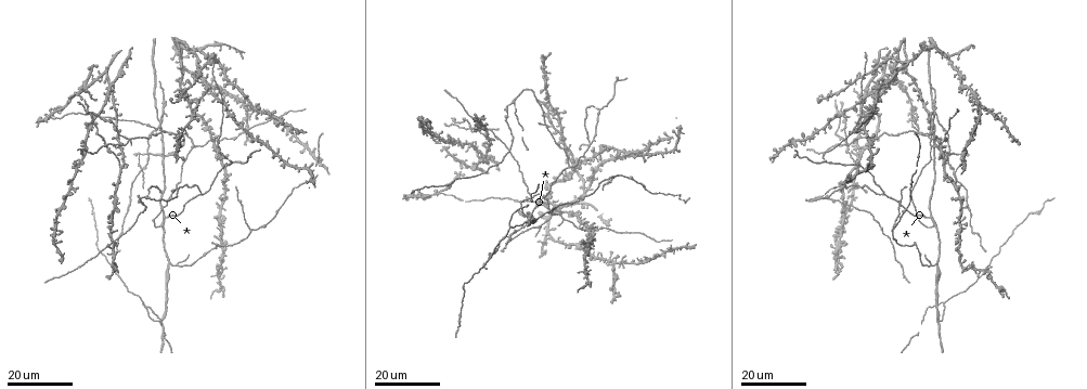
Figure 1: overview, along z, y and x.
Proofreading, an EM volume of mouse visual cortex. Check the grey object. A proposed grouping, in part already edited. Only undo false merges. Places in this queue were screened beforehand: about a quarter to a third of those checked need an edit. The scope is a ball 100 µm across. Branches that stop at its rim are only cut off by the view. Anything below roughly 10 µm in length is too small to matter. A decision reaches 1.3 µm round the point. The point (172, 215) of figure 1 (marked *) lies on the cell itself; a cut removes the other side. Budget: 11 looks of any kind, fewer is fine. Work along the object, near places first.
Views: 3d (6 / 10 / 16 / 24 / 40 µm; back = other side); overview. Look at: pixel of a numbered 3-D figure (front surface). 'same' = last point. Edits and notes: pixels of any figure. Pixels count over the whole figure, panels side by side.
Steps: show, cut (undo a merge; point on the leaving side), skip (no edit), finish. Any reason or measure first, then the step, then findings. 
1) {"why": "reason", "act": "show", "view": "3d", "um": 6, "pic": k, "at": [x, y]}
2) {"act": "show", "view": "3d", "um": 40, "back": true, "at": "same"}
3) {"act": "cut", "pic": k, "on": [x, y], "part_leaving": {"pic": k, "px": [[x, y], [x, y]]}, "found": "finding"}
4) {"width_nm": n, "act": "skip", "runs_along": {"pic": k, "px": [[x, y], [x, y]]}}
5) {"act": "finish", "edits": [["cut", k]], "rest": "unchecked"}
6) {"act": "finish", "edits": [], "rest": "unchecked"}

{"why": "small branch off a trunk", "act": "show", "view": "3d", "um": 16, "pic": 1, "at": [234, 160]}

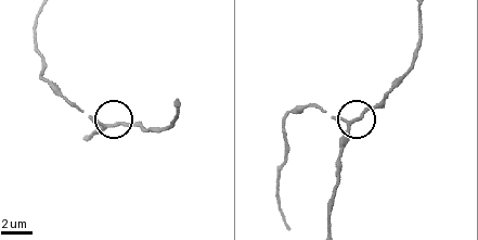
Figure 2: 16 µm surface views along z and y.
{"act": "show", "view": "3d", "um": 10, "pic": 2, "at": [347, 121]}

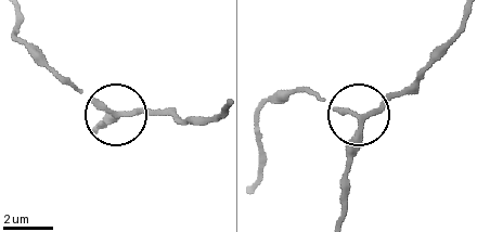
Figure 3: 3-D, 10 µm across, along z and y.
{"width_nm": 200, "act": "skip", "found": "continuous, no second cell"}

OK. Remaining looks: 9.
{"why": "side arm on a straight run", "act": "show", "view": "3d", "um": 24, "pic": 1, "at": [535, 201]}

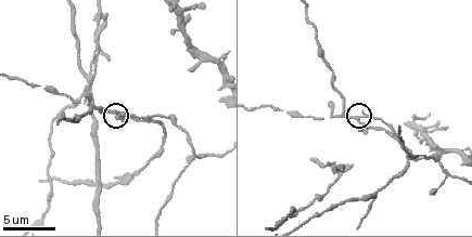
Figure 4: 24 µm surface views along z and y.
{"act": "show", "view": "3d", "um": 10, "pic": 4, "at": [113, 110]}

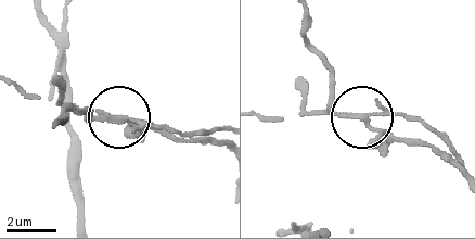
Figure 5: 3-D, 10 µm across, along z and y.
{"arms": 3, "act": "cut", "pic": 5, "on": [376, 139], "part_leaving": {"pic": 5, "px": [[347, 115], [333, 109], [331, 72], [308, 40], [306, 15]]}, "found": "two cells meet here"}

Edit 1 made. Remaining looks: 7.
{"why": "four arms meet", "act": "show", "view": "3d", "um": 24, "pic": 1, "at": [486, 140]}

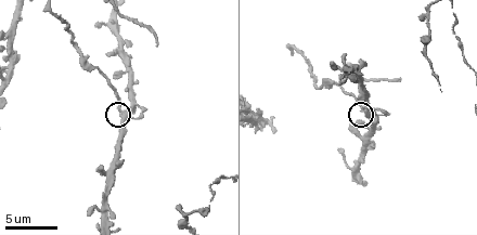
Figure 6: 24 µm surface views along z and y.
{"act": "show", "view": "3d", "um": 10, "pic": 6, "at": [364, 111]}

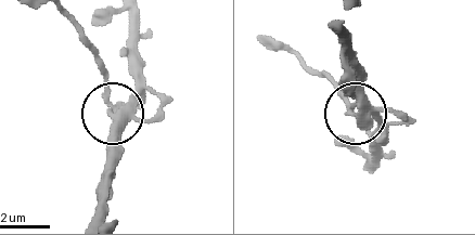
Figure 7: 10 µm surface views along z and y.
{"side_arm_um": 41, "act": "cut", "pic": 7, "on": [104, 72], "part_leaving": {"pic": 7, "px": [[110, 105], [101, 57], [65, 14]]}, "found": "a second cell is stuck on"}

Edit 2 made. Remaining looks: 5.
{"act": "show", "view": "3d", "um": 16, "pic": 1, "at": [167, 263]}

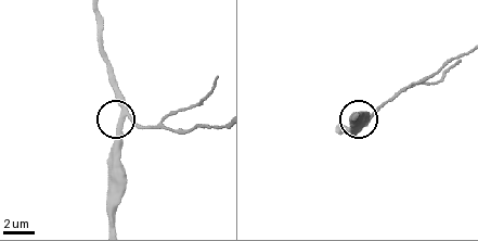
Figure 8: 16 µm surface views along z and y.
{"why": "zoom in", "act": "show", "view": "3d", "um": 10, "pic": 8, "at": [125, 114]}

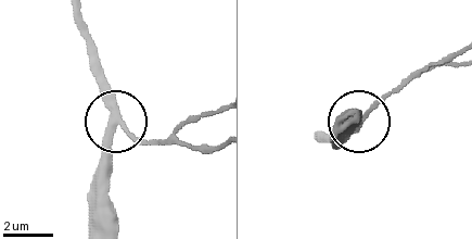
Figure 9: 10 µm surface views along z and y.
{"arms": 3, "act": "skip", "runs_along": {"pic": 9, "px": [[76, 21], [110, 114], [138, 137], [167, 143]]}, "found": "one cell here"}

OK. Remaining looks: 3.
{"why": "arms part here", "act": "show", "view": "3d", "um": 16, "pic": 1, "at": [945, 304]}

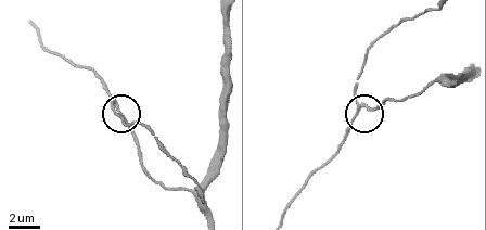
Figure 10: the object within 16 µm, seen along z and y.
{"why": "closer look", "act": "show", "view": "3d", "um": 6, "pic": 10, "at": [116, 104]}

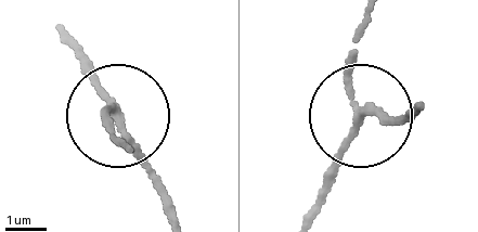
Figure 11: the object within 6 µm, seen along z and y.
{"act": "skip", "runs_along": {"pic": 11, "px": [[176, 215], [165, 184], [110, 112], [120, 142]]}, "found": "all the same cell"}

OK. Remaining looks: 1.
{"act": "finish", "edits": [["cut", 5], ["cut", 7]], "rest": "unchecked"}

